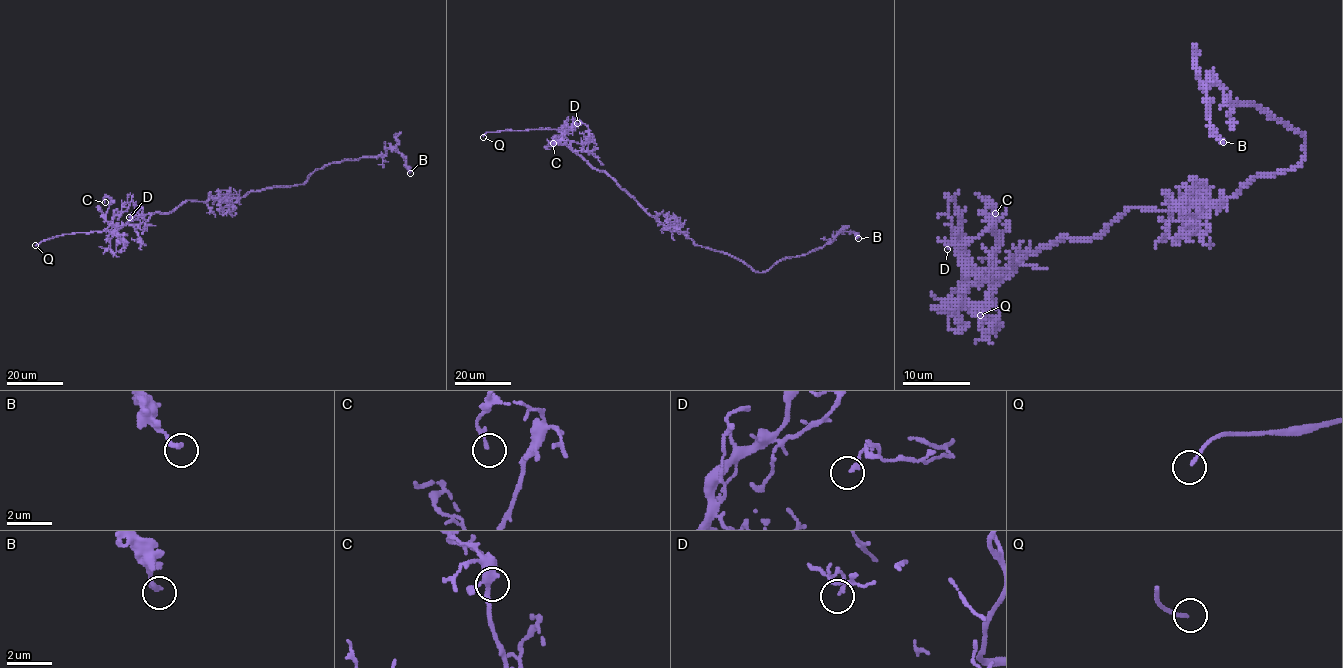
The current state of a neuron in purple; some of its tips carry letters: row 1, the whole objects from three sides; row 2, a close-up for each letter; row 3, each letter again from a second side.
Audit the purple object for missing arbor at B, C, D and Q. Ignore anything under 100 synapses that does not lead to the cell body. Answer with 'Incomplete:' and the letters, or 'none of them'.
Incomplete: Q

